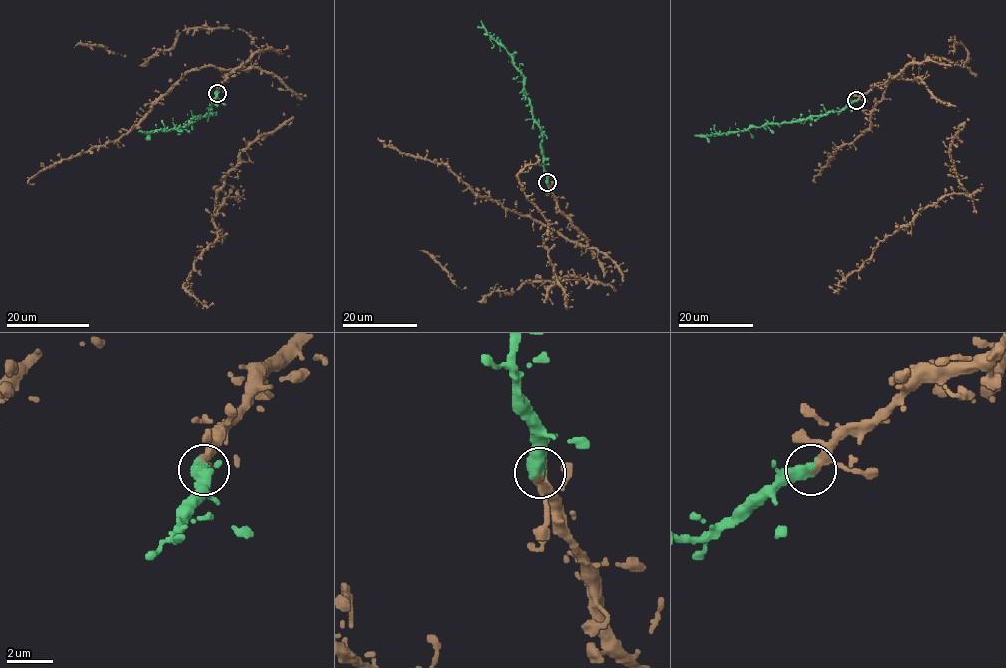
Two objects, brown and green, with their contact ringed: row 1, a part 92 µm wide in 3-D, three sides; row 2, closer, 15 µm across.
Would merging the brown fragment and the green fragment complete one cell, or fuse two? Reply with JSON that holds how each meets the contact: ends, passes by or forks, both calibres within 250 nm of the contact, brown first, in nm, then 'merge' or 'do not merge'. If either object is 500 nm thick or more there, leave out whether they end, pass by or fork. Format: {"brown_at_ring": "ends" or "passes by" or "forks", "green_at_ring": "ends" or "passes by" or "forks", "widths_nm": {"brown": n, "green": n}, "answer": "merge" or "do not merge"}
{"widths_nm": {"brown": 240, "green": 600}, "answer": "merge"}

